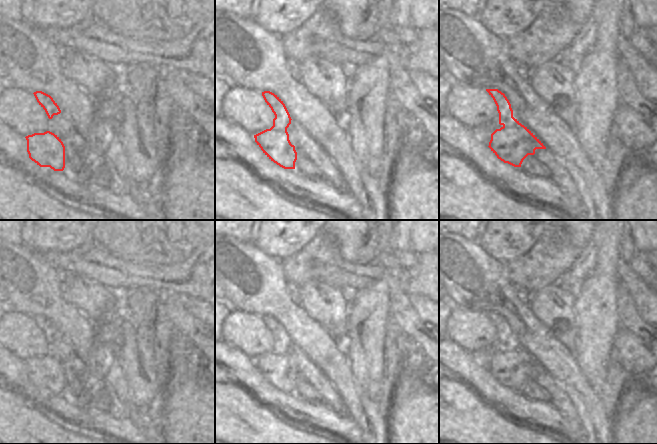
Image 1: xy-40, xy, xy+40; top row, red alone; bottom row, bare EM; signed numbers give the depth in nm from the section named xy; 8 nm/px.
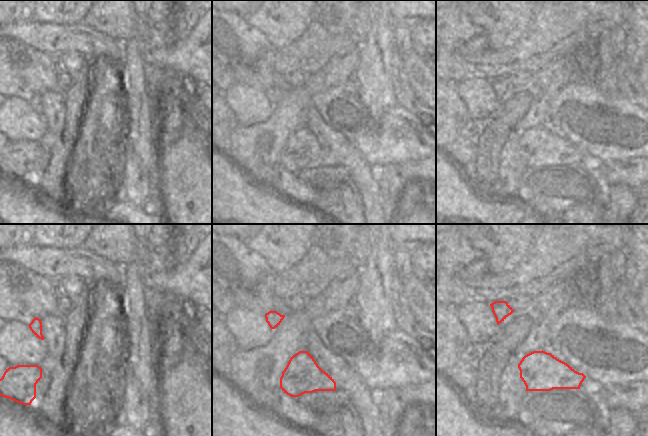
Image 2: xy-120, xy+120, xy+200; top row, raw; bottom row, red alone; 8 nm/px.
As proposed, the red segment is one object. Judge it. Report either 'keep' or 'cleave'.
cleave

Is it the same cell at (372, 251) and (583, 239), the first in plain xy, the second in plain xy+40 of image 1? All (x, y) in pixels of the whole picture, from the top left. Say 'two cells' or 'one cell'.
one cell

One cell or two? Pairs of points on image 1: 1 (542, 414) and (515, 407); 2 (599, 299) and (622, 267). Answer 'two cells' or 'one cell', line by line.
1: one cell
2: two cells

